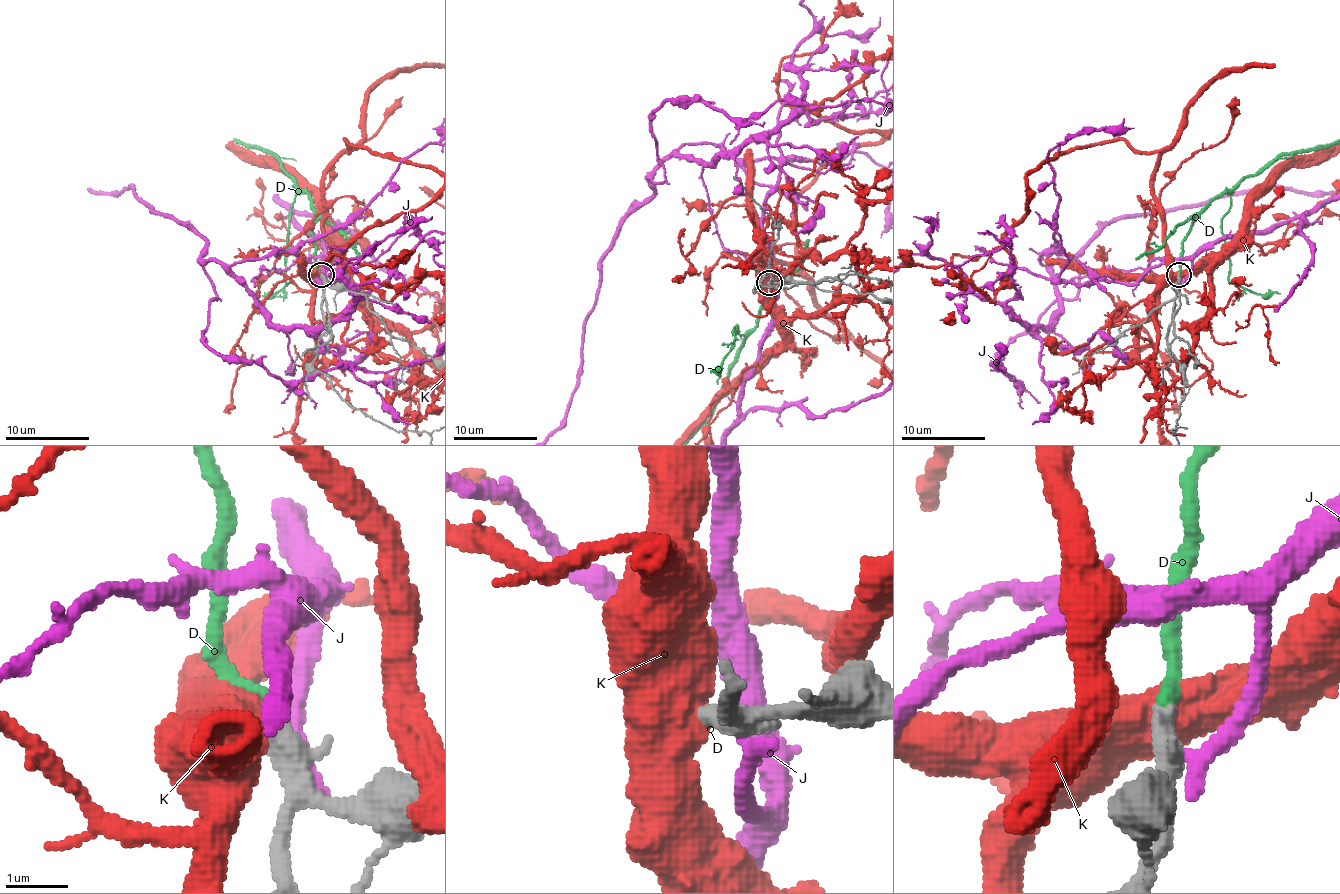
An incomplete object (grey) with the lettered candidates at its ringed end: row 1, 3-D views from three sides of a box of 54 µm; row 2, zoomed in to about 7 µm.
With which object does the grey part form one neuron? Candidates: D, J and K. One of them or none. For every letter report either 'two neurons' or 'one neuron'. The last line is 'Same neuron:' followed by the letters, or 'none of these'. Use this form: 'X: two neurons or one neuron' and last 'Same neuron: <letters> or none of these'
D: one neuron
J: two neurons
K: two neurons
Same neuron: D

